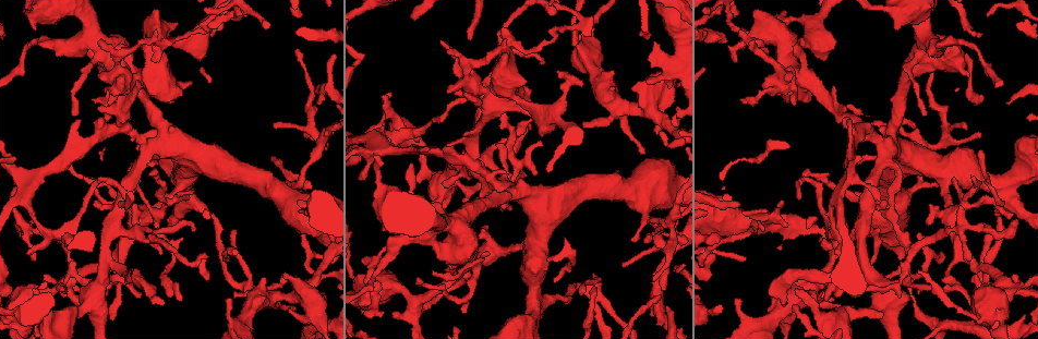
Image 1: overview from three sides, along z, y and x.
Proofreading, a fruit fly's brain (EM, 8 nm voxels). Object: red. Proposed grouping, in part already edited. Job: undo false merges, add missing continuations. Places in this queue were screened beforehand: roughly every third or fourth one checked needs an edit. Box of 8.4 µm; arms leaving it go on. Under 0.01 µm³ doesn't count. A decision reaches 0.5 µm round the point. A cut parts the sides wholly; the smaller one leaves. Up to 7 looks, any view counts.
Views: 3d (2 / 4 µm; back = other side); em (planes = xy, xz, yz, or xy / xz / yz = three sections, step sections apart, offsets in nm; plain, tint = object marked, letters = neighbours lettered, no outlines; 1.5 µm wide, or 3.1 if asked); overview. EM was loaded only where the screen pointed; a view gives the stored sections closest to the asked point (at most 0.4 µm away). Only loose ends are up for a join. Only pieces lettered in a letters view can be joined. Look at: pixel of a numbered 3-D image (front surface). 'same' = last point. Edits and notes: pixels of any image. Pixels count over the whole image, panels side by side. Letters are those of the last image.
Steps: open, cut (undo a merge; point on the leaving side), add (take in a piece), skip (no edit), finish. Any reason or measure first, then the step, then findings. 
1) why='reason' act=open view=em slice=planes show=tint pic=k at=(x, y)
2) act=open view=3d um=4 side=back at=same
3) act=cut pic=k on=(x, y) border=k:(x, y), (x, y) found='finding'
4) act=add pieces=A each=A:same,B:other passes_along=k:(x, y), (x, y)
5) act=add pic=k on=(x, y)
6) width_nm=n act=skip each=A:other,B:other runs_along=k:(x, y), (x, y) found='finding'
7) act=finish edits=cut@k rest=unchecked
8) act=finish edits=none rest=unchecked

why='branch stops here' act=open view=em slice=planes show=letters pic=1 at=(1014, 276)

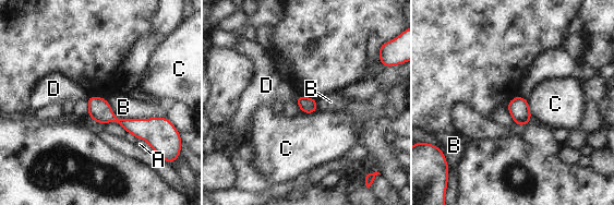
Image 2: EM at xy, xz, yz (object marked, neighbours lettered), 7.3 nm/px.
width_nm=120 act=skip each=A:other,B:other,C:other,D:other border=2:(525, 98), (531, 120) found='none of them fits'

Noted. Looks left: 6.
why='tapers out' act=open view=em slice=yz step=8 show=letters pic=1 at=(77, 114)

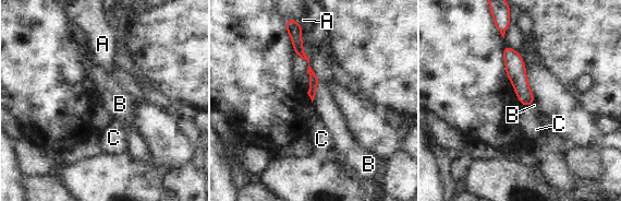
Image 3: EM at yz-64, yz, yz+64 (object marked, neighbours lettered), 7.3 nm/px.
longest_contact=B:170nm act=skip each=A:other,B:other,C:other border=3:(522, 105), (530, 106) found='no lettered piece goes on from it'

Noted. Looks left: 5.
why='an open end' act=open view=em slice=xy step=4 show=letters pic=1 at=(542, 142)

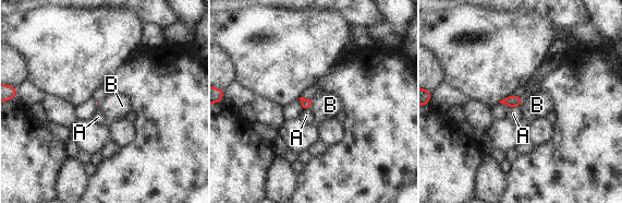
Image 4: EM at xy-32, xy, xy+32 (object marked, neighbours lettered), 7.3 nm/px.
act=skip each=A:other,B:other border=4:(312, 99), (312, 104), (308, 107) found='none of them fits'

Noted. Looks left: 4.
act=finish edits=none rest=unchecked

